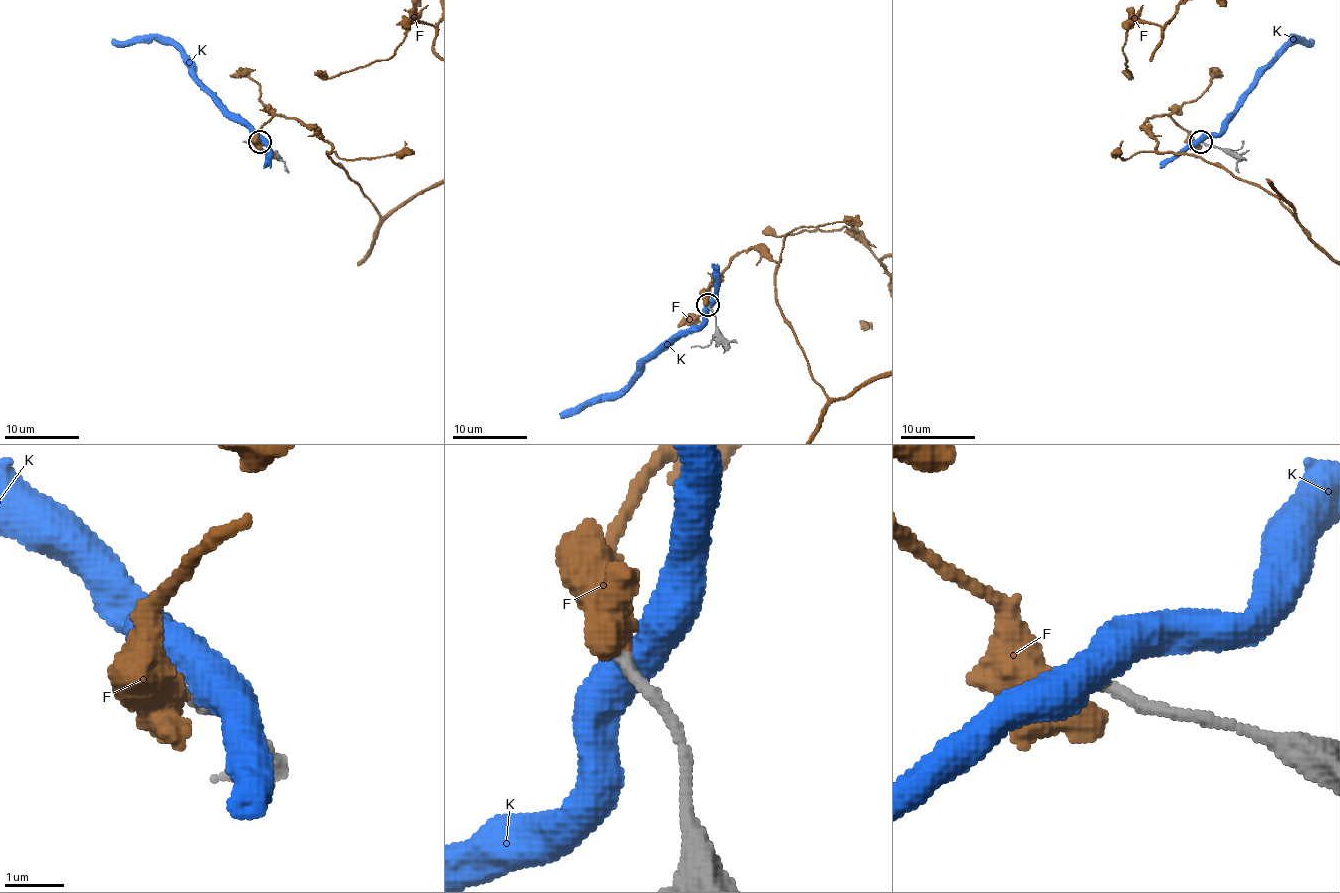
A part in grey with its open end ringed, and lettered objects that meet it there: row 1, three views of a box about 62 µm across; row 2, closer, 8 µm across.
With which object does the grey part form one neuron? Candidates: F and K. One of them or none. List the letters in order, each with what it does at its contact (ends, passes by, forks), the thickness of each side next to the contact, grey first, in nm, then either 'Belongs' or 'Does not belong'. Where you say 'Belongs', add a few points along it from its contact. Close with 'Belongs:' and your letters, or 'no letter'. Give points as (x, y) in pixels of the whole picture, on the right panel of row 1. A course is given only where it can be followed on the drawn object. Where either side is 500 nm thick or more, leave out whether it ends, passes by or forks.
F: Thickness 200 nm (grey) against 600 nm. Belongs
K: Thickness 200 nm (grey) against 550 nm. Does not belong
Belongs: F

